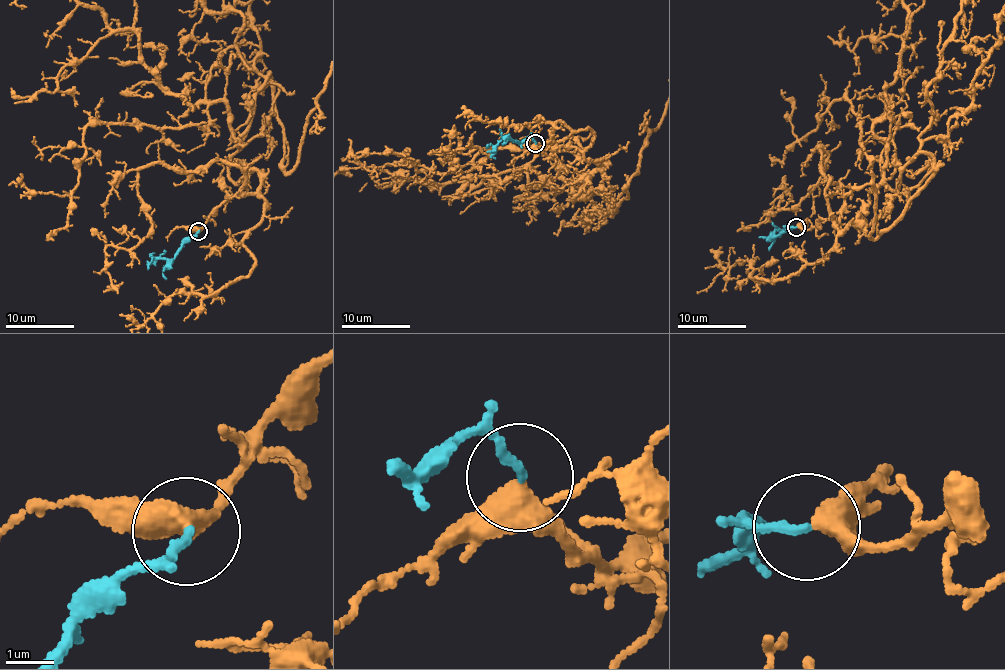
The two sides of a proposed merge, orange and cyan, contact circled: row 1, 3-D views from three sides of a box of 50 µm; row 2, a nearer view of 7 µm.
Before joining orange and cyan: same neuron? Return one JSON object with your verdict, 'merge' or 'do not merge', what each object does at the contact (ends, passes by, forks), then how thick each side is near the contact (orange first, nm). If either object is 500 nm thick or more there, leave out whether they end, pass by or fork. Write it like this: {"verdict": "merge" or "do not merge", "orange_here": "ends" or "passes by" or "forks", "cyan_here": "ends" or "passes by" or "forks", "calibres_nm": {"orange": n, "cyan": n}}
{"verdict": "merge", "orange_here": "passes by", "cyan_here": "ends", "calibres_nm": {"orange": 400, "cyan": 190}}

